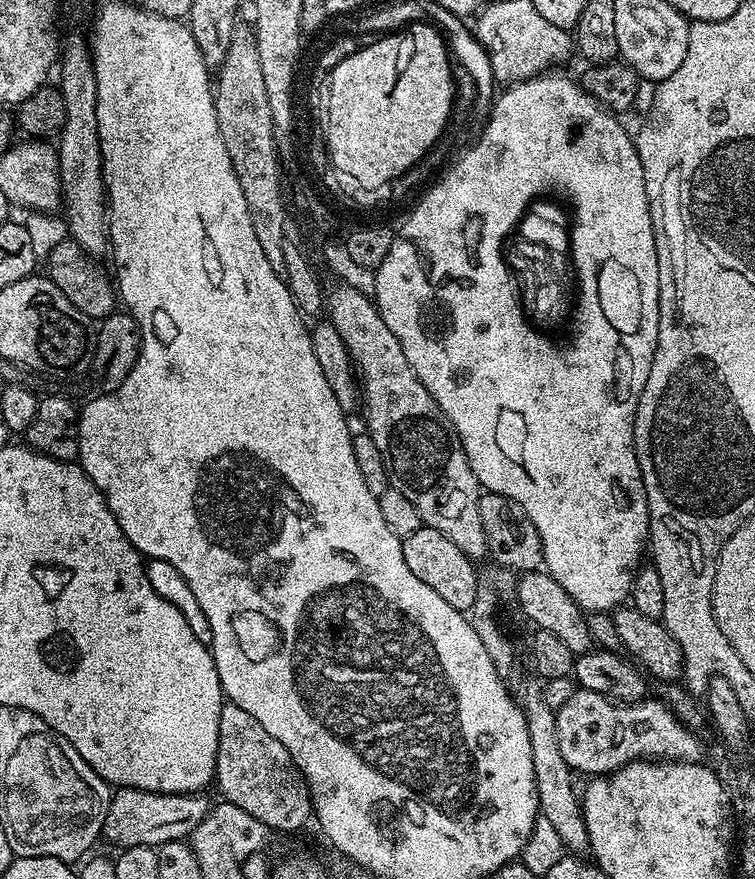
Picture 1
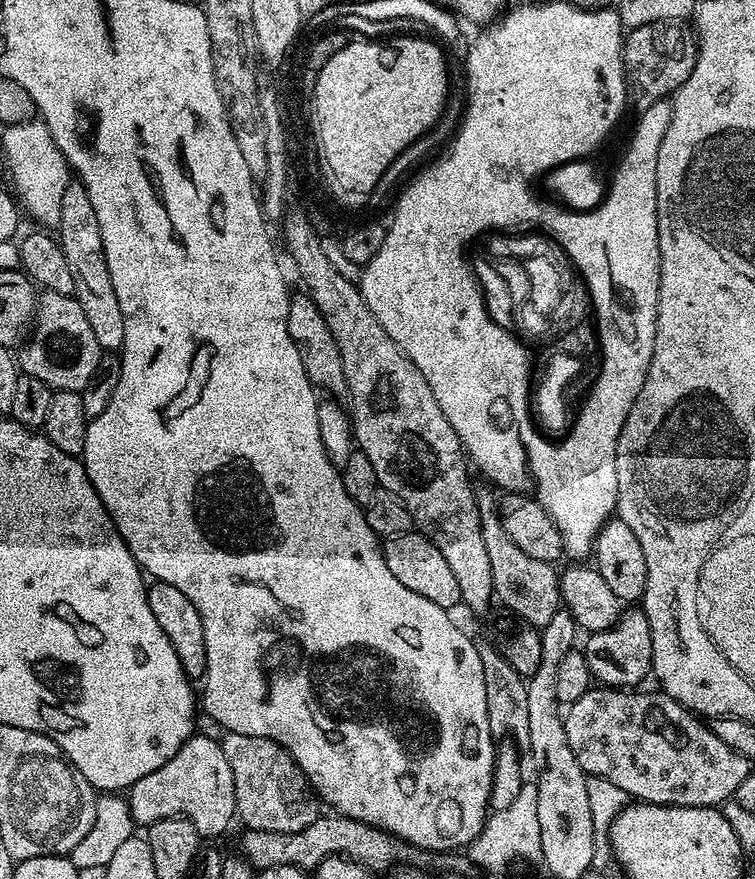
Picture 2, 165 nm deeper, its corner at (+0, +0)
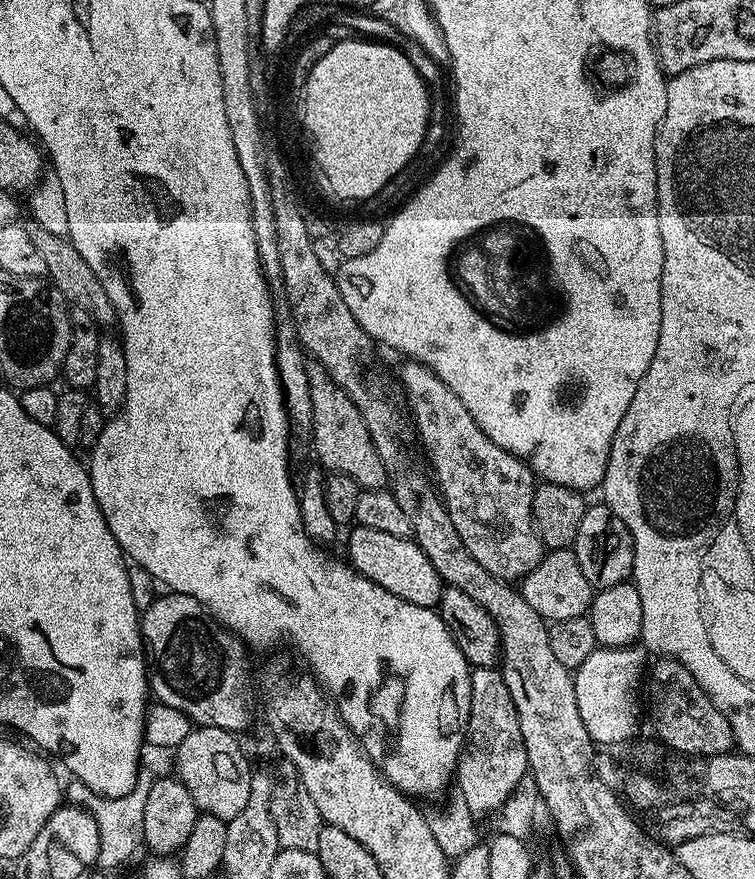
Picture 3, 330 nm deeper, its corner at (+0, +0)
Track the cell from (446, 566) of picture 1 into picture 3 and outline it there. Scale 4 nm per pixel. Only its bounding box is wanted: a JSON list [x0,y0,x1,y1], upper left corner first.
[347,527,446,608]

